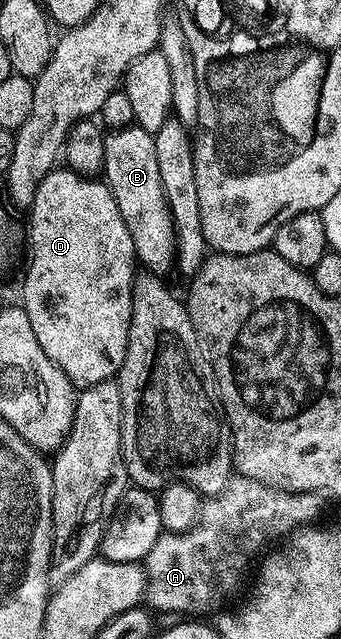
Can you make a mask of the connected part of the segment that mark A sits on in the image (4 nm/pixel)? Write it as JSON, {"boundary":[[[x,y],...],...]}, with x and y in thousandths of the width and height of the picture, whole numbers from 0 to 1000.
{"boundary":[[[689,742],[666,751],[663,762],[642,768],[633,778],[607,779],[595,786],[581,815],[557,829],[487,831],[446,853],[422,876],[425,948],[455,958],[501,956],[504,961],[522,962],[510,966],[592,966],[601,964],[592,962],[601,956],[633,955],[707,915],[733,879],[745,873],[754,876],[783,861],[780,850],[848,839],[865,828],[909,815],[894,812],[918,809],[921,787],[909,782],[918,779],[897,778],[897,782],[886,782],[862,775],[871,773],[859,767],[830,765],[762,750],[733,750],[724,743]]]}

